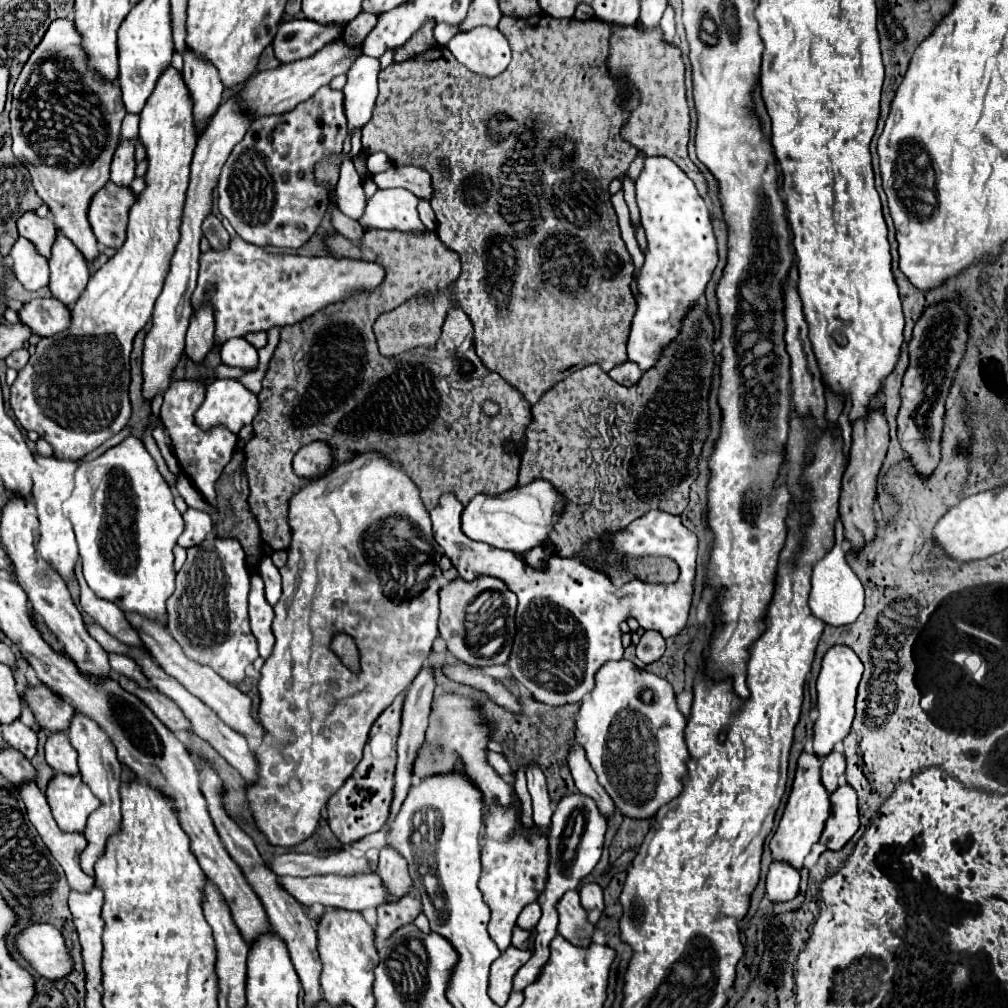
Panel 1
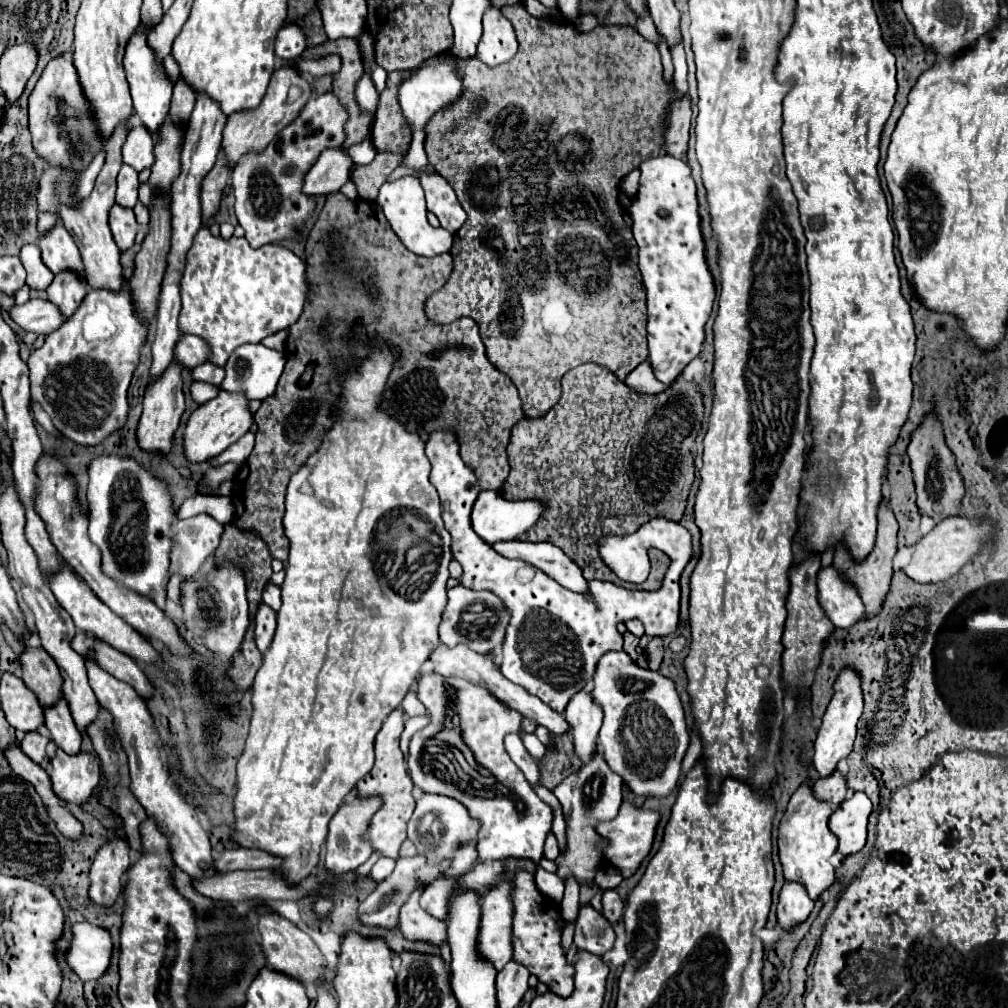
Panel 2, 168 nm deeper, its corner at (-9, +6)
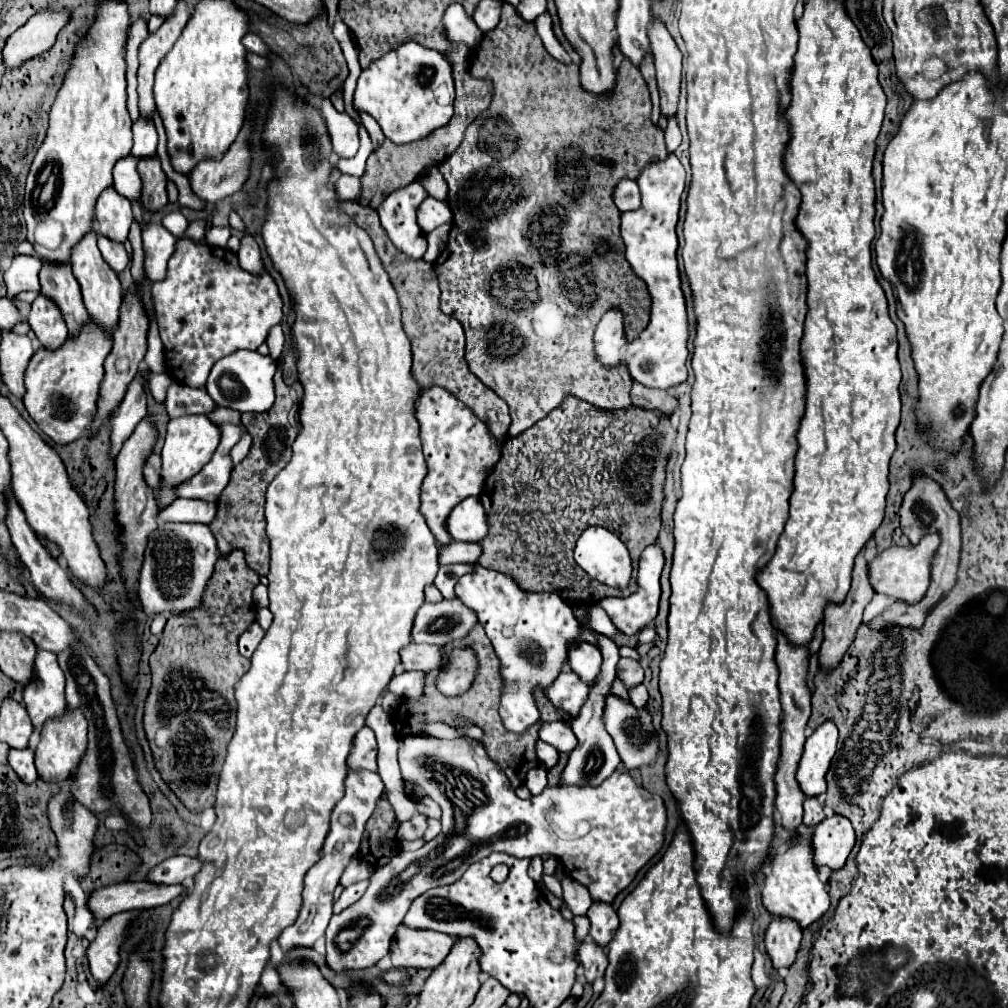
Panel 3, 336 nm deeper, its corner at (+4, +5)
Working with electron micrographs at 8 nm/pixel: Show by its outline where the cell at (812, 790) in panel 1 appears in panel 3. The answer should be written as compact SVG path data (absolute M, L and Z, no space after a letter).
M799 833L799 839L799 843L791 843L785 855L775 855L771 859L771 873L763 887L763 907L769 915L793 919L801 929L807 929L829 911L829 895L819 881L817 867L811 859L811 841L803 833Z

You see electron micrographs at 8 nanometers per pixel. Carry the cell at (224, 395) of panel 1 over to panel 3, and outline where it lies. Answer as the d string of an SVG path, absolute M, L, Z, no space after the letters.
M183 415L183 417L175 417L169 421L167 425L167 437L165 437L165 445L163 445L163 465L161 465L161 487L155 493L157 503L159 503L159 511L165 509L169 503L173 503L177 499L175 489L185 483L187 479L191 479L193 475L197 475L203 465L211 459L211 455L215 453L215 447L219 445L219 429L215 423L211 423L207 419L207 415Z

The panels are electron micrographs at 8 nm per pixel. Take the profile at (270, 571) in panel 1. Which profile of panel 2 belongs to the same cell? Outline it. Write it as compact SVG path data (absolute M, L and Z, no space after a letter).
M268 582L266 586L264 586L264 592L262 592L262 600L268 604L268 606L272 606L274 610L278 610L280 608L280 586L278 584L272 584L272 582Z

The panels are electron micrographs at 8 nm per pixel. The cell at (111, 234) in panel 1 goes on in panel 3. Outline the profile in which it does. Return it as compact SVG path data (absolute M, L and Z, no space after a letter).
M99 237L99 251L101 251L103 259L109 263L109 267L115 273L121 273L127 267L127 263L129 263L127 251L125 251L125 247L121 243L111 243L109 239Z

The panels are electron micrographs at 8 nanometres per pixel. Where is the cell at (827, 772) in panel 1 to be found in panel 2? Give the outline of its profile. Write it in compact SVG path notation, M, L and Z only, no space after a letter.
M834 770L830 776L826 778L818 778L814 782L814 790L818 798L828 800L832 806L838 806L840 802L844 802L846 794L848 794L848 786L846 786L846 776L842 776L838 770Z

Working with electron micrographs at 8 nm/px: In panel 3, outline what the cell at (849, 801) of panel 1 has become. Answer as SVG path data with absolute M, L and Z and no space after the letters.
M833 815L829 819L823 819L823 823L815 827L815 835L811 841L813 863L817 867L825 865L833 871L843 869L853 845L855 845L855 831L845 817Z

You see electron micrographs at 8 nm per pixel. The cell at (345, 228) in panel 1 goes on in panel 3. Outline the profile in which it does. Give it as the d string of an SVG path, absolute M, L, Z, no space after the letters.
M341 175L337 181L337 193L341 201L357 201L357 197L361 195L361 183L357 177L349 177L349 175Z

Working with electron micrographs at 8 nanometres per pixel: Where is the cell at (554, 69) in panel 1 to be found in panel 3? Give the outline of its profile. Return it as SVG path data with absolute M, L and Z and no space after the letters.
M503 3L503 13L501 21L493 31L487 31L481 39L481 43L475 47L473 57L471 57L471 75L473 77L487 77L493 81L493 101L491 107L479 115L465 131L465 139L451 155L451 159L445 159L439 165L441 175L447 181L449 187L449 207L453 211L453 229L449 233L449 247L439 255L439 259L433 263L439 287L441 287L441 311L453 319L457 319L467 337L467 353L465 359L469 363L471 373L475 373L481 383L489 389L493 389L507 405L509 405L509 415L511 415L511 425L509 425L509 435L517 437L543 417L547 417L553 409L557 409L565 397L575 397L581 401L587 401L589 405L603 409L603 411L615 411L615 409L629 409L631 405L631 385L633 379L627 375L625 367L615 367L615 371L605 371L605 367L599 367L595 363L593 355L593 331L601 319L601 315L611 309L619 307L625 315L625 331L627 339L635 339L649 323L649 313L651 313L651 295L647 291L647 285L643 279L639 279L631 265L625 259L625 245L621 239L621 211L613 203L613 191L621 179L631 179L637 181L641 171L655 161L663 161L667 157L665 149L665 139L663 131L655 127L649 119L651 115L651 99L647 91L647 83L641 77L627 59L619 65L617 71L617 83L615 89L609 97L593 97L589 93L581 91L579 85L579 65L563 65L557 59L553 59L547 49L541 43L541 37L537 35L537 29L533 23L525 23L515 15L513 5Z

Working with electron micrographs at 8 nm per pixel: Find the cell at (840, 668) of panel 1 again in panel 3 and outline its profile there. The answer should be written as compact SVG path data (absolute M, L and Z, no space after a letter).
M833 723L819 725L811 737L807 737L803 755L797 763L795 779L807 797L825 793L825 773L837 751L837 727Z

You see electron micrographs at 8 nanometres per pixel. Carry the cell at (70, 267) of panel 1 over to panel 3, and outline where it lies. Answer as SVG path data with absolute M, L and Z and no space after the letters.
M39 295L31 305L29 325L45 349L57 351L67 341L67 327L59 315L59 307L55 307L45 295Z

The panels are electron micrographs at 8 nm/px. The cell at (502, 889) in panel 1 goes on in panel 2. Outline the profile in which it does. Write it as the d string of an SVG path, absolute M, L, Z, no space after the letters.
M506 858L506 872L498 878L498 882L490 888L490 892L482 898L482 922L480 922L480 952L496 966L496 970L502 970L506 962L512 960L512 920L514 920L514 902L512 902L512 890L514 890L514 874L516 870L528 870L530 874L536 874L536 864L528 858Z

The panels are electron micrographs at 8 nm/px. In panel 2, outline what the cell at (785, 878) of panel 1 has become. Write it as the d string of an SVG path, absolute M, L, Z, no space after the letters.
M784 882L778 896L778 924L782 928L792 928L794 924L808 918L814 908L814 900L808 896L808 890L800 882Z

